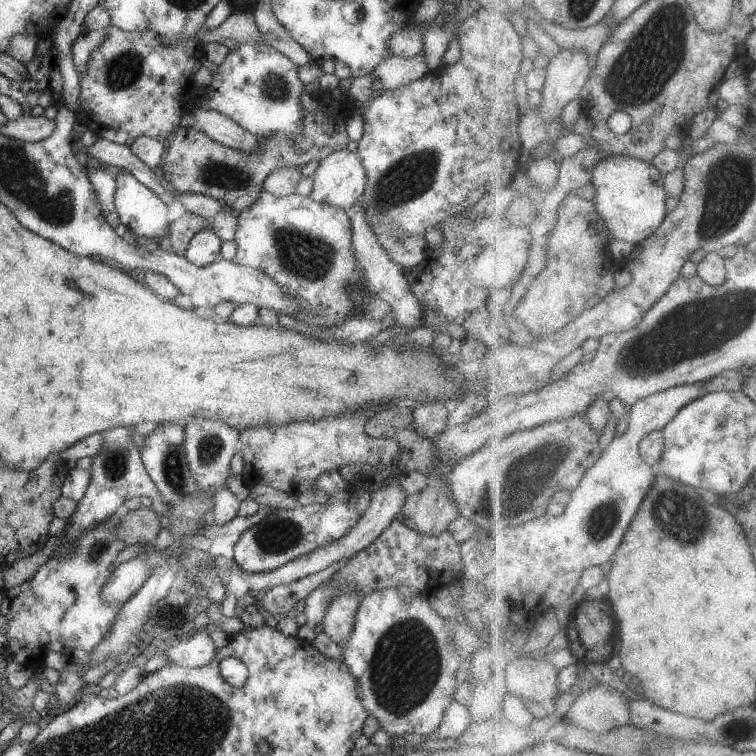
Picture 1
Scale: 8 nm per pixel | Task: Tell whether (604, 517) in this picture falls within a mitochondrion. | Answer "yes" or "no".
yes

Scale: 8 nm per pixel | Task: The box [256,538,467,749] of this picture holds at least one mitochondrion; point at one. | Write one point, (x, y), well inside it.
(405, 665)

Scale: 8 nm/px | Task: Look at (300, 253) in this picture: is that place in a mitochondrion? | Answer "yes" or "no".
yes

